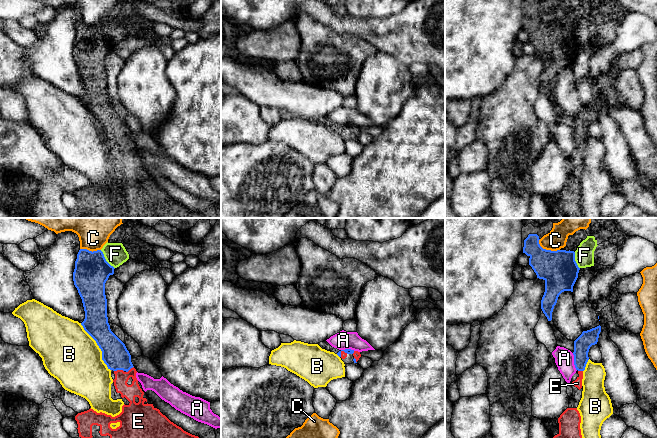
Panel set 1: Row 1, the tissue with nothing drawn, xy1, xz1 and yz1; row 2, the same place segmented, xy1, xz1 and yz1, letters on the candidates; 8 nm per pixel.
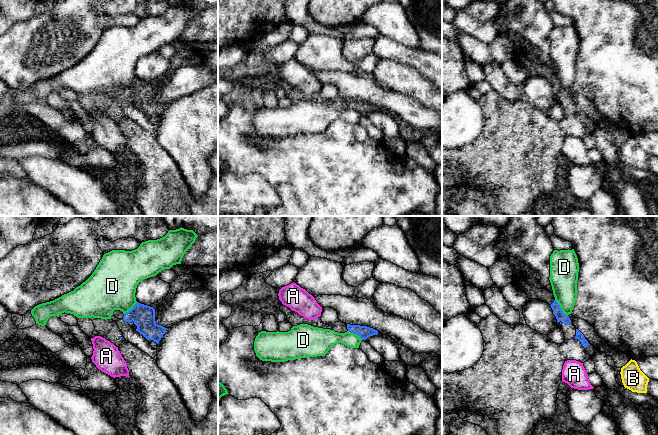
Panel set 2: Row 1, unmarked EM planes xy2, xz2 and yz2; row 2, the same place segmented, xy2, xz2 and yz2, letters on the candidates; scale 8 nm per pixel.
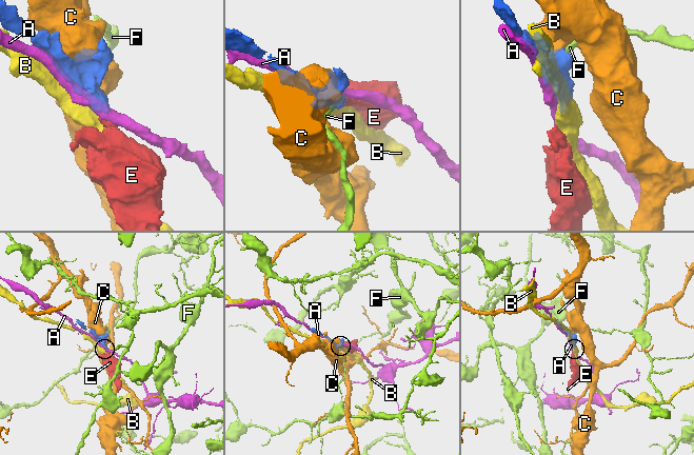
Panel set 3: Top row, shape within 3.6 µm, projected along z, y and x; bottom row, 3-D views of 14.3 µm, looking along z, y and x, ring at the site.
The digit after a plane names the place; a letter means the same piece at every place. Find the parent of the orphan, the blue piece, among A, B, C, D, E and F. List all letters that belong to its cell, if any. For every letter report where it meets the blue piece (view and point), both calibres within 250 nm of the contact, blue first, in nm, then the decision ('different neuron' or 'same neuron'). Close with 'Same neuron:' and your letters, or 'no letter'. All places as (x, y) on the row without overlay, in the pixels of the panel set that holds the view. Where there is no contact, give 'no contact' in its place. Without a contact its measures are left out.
A: meets blue in yz1 at (574, 138); 140 nm thick on the blue side, 160 nm on the other; different neuron
B: meets blue in xy1 at (99, 123); 220 nm thick on the blue side, 440 nm on the other; different neuron
C: meets blue in yz1 at (547, 26); 300 nm thick on the blue side, 160 nm on the other; different neuron
D: meets blue in yz2 at (560, 84); 80 nm thick on the blue side, 220 nm on the other; different neuron
E: meets blue in xy1 at (118, 145); 220 nm thick on the blue side, 110 nm on the other; same neuron
F: meets blue in xy1 at (105, 35); 280 nm thick on the blue side, 180 nm on the other; different neuron
Same neuron: E

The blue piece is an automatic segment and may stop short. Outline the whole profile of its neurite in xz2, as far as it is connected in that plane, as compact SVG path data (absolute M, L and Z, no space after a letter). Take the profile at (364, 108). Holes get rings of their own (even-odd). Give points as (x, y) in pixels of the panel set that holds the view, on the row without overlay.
M347 100L347 105L349 108L357 110L362 116L366 116L368 113L378 110L377 106L367 102Z

